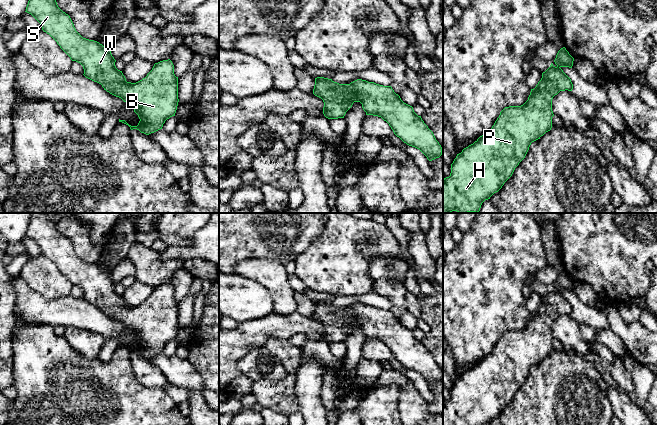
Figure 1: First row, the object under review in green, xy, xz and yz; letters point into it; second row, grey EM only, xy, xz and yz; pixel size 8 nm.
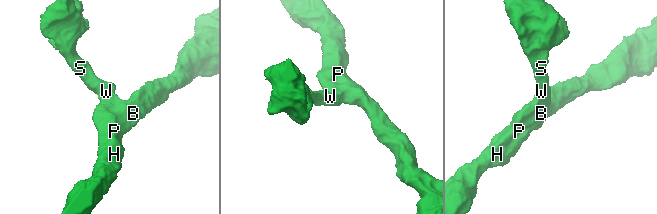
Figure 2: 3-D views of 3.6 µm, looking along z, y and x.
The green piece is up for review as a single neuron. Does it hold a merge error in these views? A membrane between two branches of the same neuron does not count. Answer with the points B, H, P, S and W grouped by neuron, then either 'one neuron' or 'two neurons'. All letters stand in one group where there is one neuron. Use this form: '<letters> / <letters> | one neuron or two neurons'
B H P S W | one neuron

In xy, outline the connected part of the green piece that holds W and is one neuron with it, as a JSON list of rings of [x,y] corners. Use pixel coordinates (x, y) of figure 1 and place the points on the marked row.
[[[29,0],[25,12],[31,14],[40,23],[42,30],[57,42],[72,61],[83,66],[83,75],[86,78],[101,84],[104,90],[128,102],[134,107],[134,112],[140,119],[137,126],[131,126],[125,120],[119,119],[119,122],[128,125],[131,130],[137,129],[149,135],[162,129],[165,121],[175,116],[179,102],[178,77],[174,74],[174,65],[170,59],[155,63],[142,80],[136,83],[127,82],[122,71],[115,66],[116,60],[111,54],[110,47],[83,38],[76,31],[70,16],[58,7],[56,0]]]

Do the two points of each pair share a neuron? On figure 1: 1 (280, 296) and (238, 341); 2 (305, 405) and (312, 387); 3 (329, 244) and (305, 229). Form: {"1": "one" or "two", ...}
{"1": "two", "2": "one", "3": "two"}

